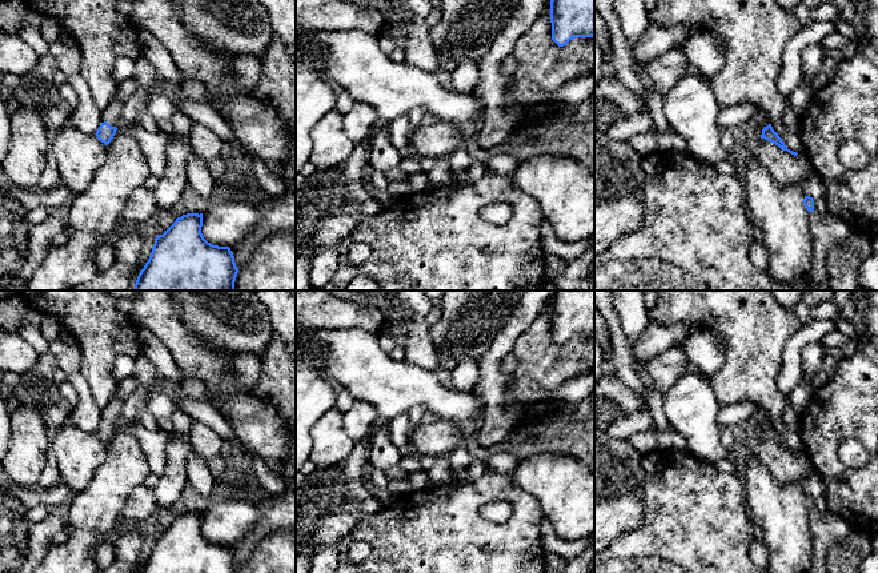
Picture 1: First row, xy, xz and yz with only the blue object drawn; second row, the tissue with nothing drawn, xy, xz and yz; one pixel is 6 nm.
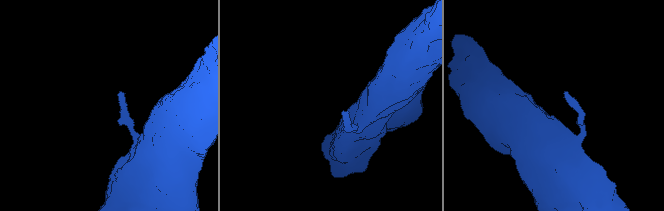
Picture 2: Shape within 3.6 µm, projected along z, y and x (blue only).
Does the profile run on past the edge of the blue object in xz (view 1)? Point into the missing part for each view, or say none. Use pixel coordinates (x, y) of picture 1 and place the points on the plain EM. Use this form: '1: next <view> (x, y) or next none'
1: next none

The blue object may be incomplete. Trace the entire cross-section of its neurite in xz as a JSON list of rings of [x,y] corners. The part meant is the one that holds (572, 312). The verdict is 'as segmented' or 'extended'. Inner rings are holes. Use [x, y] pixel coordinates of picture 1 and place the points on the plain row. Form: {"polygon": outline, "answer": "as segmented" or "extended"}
{"polygon": [[[556,290],[550,298],[552,338],[566,344],[576,336],[594,334],[594,290]]], "answer": "as segmented"}

